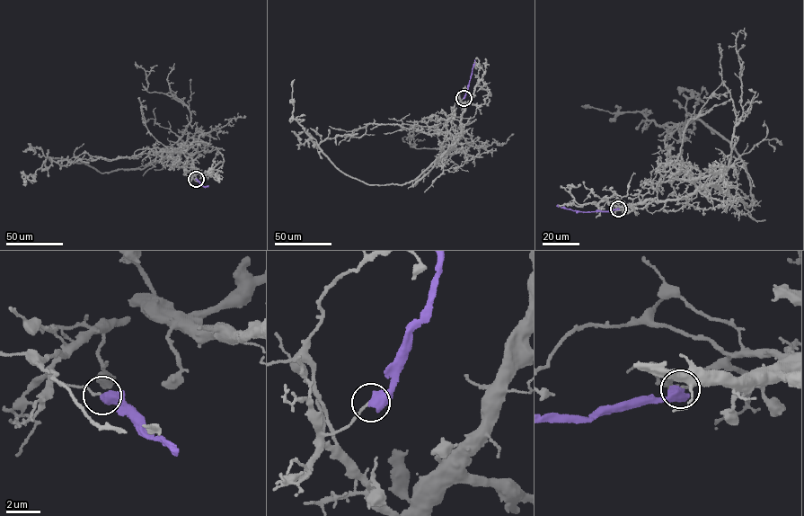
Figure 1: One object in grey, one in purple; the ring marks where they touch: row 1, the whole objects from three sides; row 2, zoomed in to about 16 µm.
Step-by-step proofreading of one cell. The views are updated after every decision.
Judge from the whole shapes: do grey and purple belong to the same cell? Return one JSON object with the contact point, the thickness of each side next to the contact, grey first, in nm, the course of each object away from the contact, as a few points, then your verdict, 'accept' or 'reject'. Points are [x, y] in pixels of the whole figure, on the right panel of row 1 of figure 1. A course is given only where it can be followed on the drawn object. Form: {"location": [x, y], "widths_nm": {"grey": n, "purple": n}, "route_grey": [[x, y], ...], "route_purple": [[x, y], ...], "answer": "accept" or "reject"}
{"location": [618, 209], "widths_nm": {"grey": 120, "purple": 650}, "route_grey": [[618, 208], [687, 199], [711, 184], [753, 202], [736, 149], [694, 117], [659, 126], [638, 111], [581, 106]], "route_purple": [[618, 208], [581, 211], [557, 205]], "answer": "reject"}

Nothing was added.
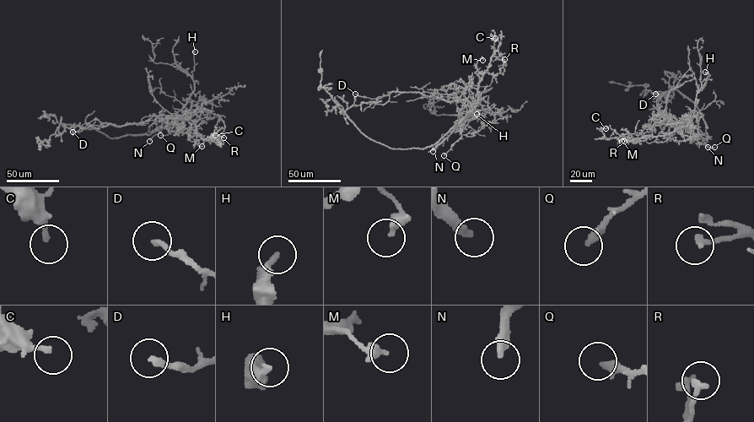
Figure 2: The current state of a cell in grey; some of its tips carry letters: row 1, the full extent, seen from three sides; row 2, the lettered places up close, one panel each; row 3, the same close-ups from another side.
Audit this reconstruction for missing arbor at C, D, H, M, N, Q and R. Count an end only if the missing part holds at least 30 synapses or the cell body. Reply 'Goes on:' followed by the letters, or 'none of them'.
Goes on: N

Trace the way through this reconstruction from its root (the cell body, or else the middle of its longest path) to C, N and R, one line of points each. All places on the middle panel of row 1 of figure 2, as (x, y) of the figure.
C: (437, 143), (476, 105), (480, 80), (499, 44), (491, 35), (495, 38)
N: (437, 143), (453, 127), (433, 151)
R: (437, 143), (476, 105), (482, 75), (486, 73), (498, 73), (504, 59)

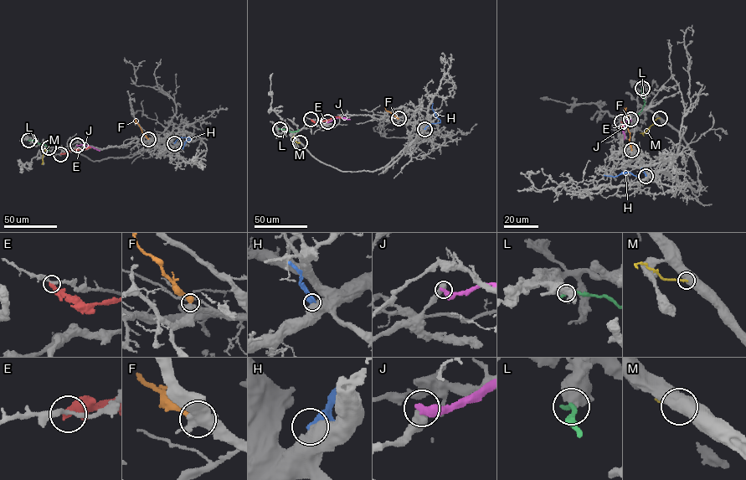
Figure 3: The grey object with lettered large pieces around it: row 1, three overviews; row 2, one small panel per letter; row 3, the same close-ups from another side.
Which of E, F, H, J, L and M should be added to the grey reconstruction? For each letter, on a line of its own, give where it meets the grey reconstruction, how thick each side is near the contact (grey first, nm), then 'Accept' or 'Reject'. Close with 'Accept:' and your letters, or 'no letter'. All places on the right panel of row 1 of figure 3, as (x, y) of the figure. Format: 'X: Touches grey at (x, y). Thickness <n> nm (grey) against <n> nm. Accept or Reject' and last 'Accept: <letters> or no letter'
E: Touches grey at (621, 121). Thickness 200 nm (grey) against 400 nm. Reject
F: Touches grey at (631, 150). Thickness 550 nm (grey) against 400 nm. Accept
H: Touches grey at (645, 176). Thickness 800 nm (grey) against 360 nm. Reject
J: Touches grey at (630, 119). Thickness 650 nm (grey) against 460 nm. Reject
L: Touches grey at (642, 88). Thickness 650 nm (grey) against 300 nm. Reject
M: Touches grey at (660, 118). Thickness 550 nm (grey) against 170 nm. Reject
Accept: F

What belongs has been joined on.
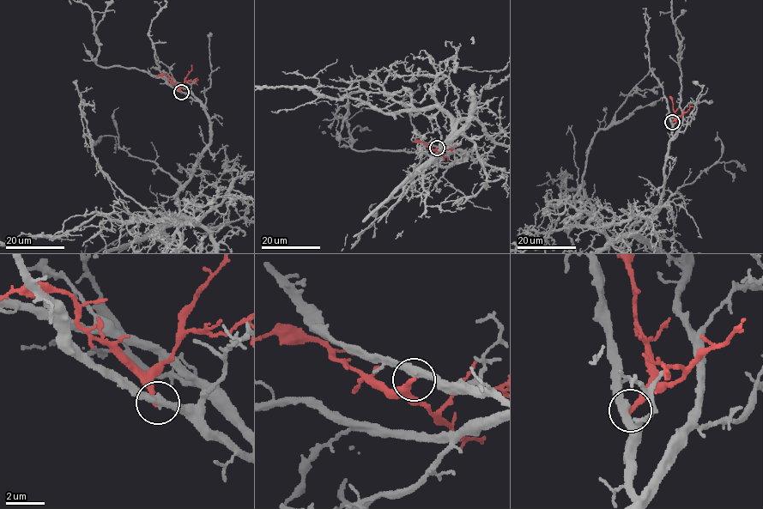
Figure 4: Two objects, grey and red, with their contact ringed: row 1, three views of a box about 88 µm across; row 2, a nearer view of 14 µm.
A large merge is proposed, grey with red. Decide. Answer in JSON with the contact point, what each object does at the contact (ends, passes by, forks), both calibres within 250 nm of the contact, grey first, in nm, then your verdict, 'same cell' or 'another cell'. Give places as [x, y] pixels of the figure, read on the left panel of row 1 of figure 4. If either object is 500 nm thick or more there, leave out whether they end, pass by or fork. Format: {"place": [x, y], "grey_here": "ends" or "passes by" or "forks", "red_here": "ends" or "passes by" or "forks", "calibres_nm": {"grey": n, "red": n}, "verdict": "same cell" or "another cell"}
{"place": [181, 92], "grey_here": "passes by", "red_here": "ends", "calibres_nm": {"grey": 380, "red": 280}, "verdict": "another cell"}

